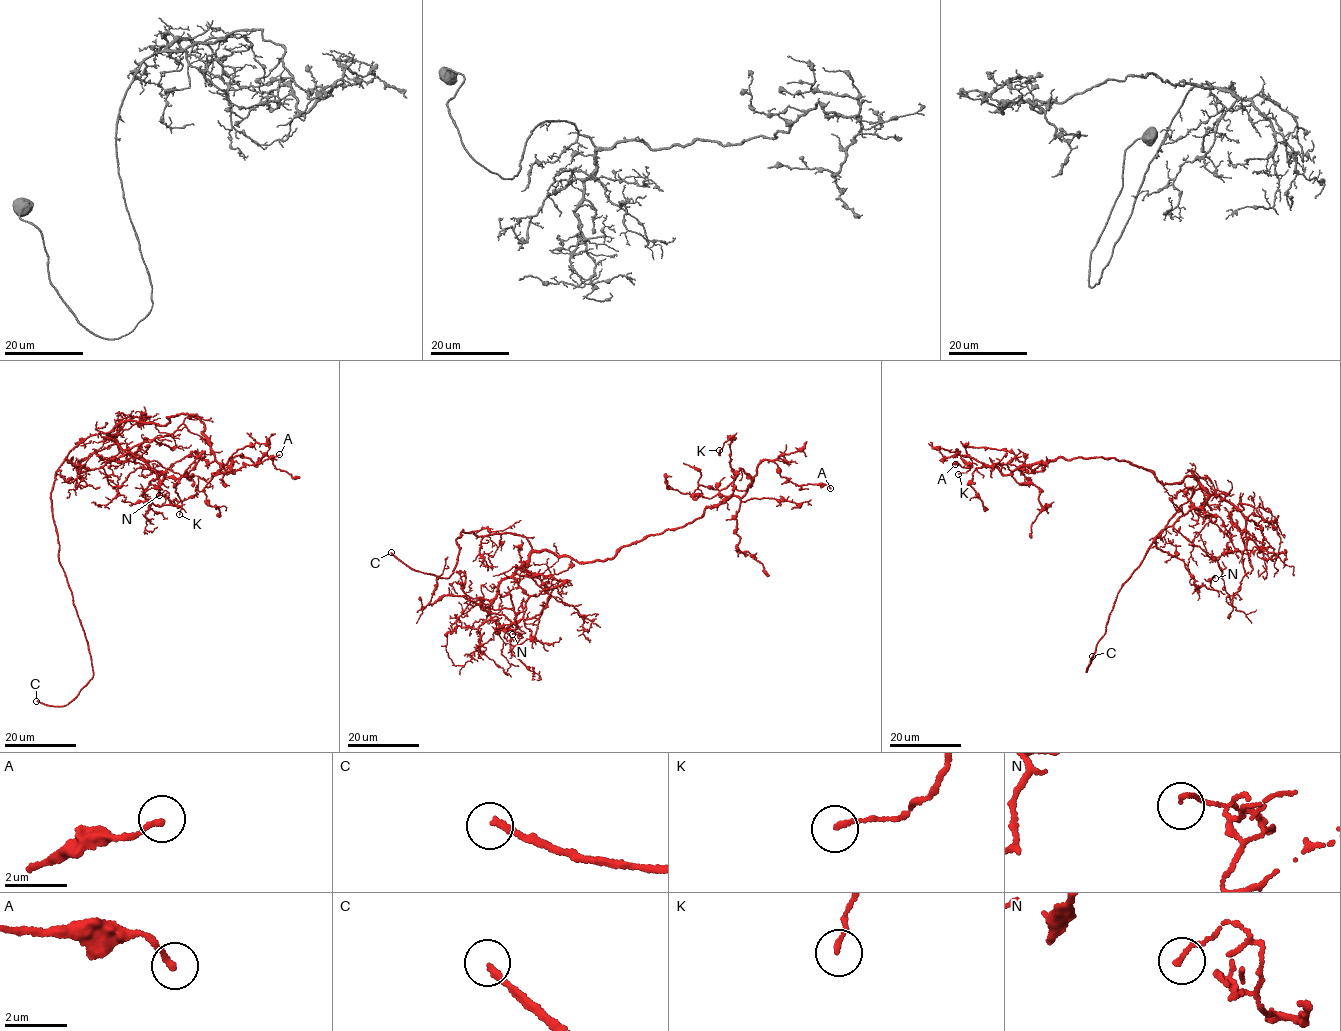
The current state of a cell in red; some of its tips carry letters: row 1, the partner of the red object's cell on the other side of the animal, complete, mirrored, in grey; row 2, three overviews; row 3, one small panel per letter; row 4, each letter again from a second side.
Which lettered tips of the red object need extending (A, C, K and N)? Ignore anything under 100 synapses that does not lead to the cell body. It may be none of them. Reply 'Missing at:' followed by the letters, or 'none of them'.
Missing at: C

